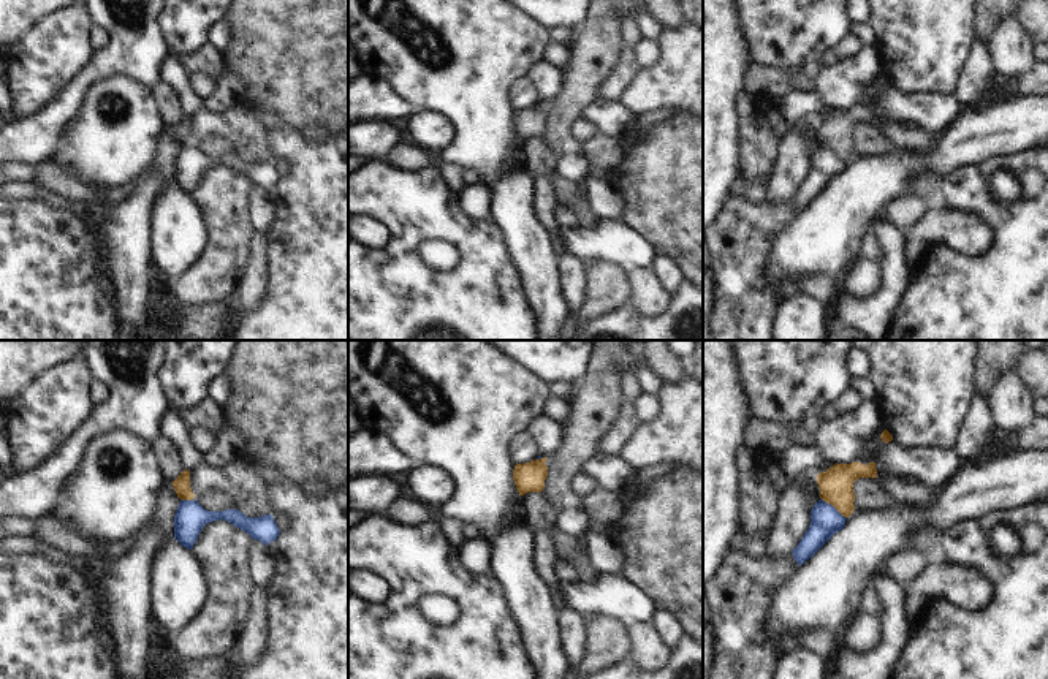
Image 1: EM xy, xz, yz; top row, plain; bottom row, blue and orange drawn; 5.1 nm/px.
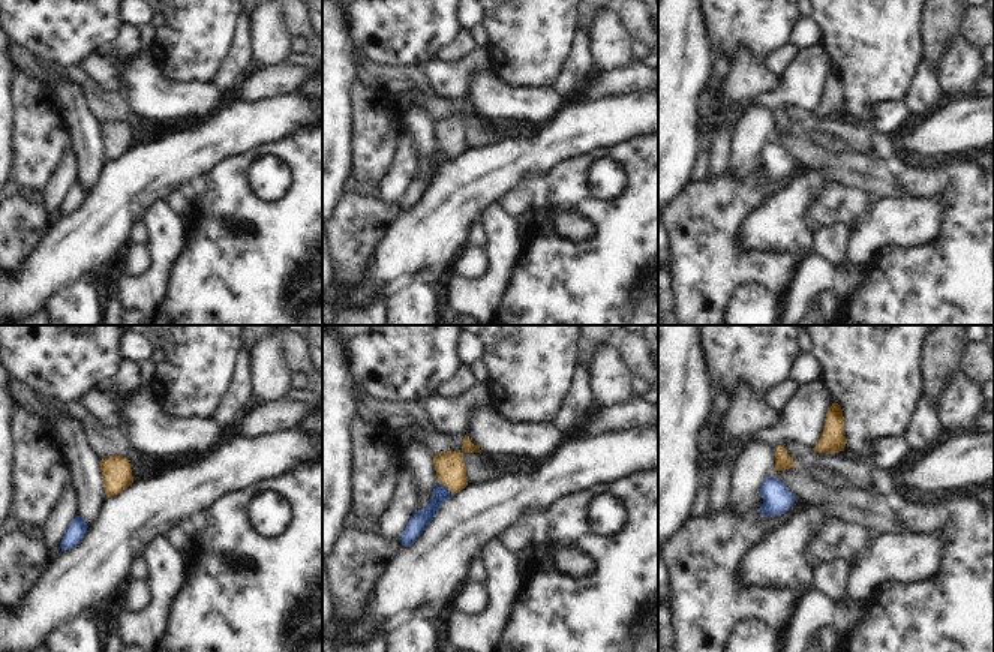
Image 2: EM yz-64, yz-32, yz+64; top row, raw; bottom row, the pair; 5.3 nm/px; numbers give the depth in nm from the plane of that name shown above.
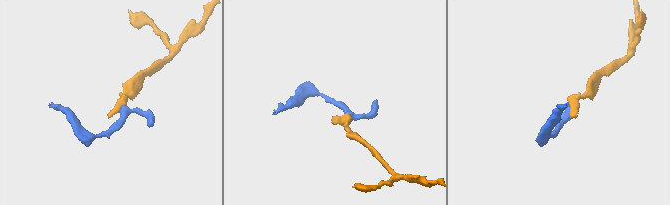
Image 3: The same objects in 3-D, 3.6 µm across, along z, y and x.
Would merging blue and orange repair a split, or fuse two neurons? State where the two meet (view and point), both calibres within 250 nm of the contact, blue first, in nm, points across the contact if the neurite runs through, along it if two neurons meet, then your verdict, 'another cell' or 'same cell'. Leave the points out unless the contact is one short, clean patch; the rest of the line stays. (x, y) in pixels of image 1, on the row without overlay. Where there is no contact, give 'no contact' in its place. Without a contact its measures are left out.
yz (831, 151) | 160/180 nm | along yz (820, 143), (846, 163) | another cell

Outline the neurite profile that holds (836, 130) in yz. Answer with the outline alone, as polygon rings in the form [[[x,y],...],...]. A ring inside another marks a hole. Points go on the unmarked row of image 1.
[[[861,108],[834,109],[817,120],[820,144],[849,163],[855,155],[853,128],[858,123],[877,123],[875,108],[866,111]]]

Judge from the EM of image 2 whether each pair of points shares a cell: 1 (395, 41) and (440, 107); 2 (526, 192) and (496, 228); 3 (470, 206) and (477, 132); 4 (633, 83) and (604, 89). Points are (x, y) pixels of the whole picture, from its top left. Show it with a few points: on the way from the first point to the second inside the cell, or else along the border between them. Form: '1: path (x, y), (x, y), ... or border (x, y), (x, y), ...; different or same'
1: border (377, 62), (393, 66), (417, 65), (420, 68); different
2: border (496, 203), (516, 221); different
3: border (501, 138), (491, 146), (468, 149); different
4: path (625, 83), (612, 84); same

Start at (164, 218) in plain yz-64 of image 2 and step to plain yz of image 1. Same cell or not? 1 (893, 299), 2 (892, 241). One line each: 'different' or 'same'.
1: same
2: same

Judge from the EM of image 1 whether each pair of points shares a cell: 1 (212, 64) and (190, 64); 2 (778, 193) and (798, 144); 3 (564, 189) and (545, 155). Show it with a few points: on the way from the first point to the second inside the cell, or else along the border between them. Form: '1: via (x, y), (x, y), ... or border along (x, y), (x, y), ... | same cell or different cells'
1: via (208, 64), (195, 64) | same cell
2: via (786, 181), (793, 165), (793, 157) | same cell
3: via (556, 181), (545, 168), (545, 163) | same cell

